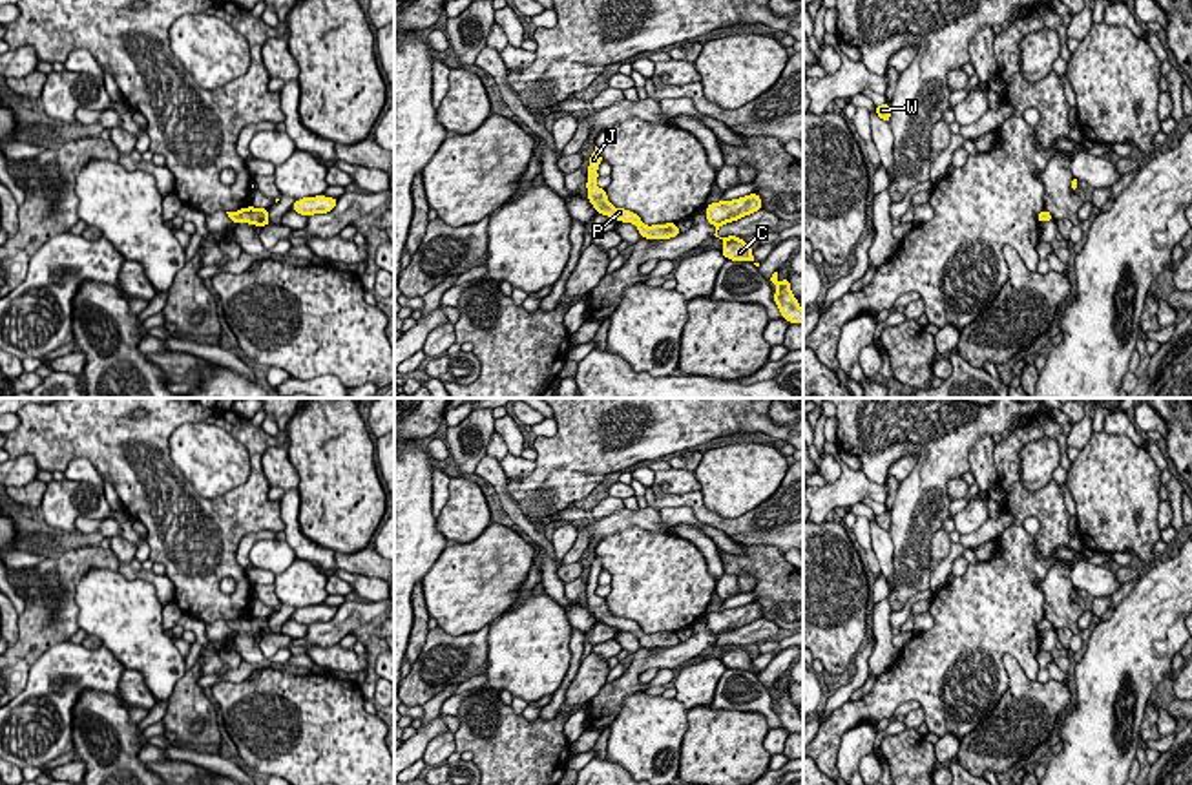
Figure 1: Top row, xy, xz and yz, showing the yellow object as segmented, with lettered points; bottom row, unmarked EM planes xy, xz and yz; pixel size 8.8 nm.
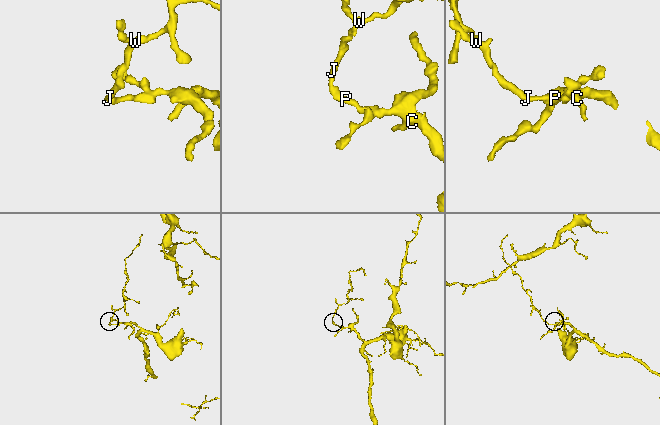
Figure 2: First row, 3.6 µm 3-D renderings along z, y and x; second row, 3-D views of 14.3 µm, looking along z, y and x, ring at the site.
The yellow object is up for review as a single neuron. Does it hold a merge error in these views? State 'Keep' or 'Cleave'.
Keep

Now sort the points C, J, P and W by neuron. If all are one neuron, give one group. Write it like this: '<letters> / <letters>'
C J P W

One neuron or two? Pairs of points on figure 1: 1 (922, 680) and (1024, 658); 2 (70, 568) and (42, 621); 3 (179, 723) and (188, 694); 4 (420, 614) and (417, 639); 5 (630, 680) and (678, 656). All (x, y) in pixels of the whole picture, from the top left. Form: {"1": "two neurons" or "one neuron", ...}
{"1": "one neuron", "2": "one neuron", "3": "one neuron", "4": "one neuron", "5": "one neuron"}

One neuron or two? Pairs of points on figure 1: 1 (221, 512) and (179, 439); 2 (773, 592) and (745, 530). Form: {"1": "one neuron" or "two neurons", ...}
{"1": "two neurons", "2": "two neurons"}

